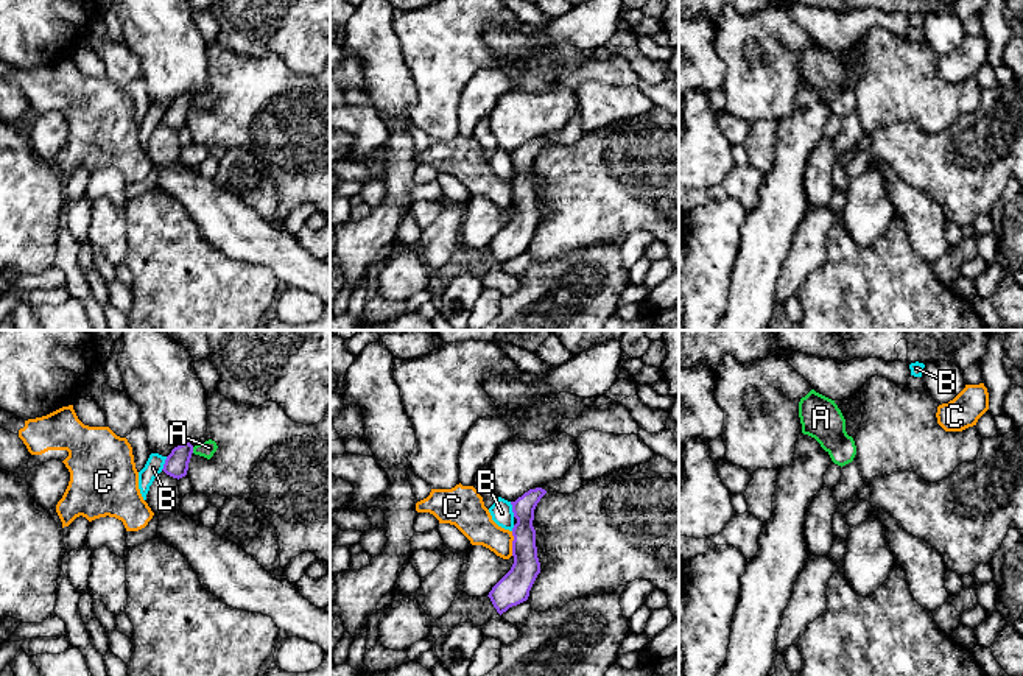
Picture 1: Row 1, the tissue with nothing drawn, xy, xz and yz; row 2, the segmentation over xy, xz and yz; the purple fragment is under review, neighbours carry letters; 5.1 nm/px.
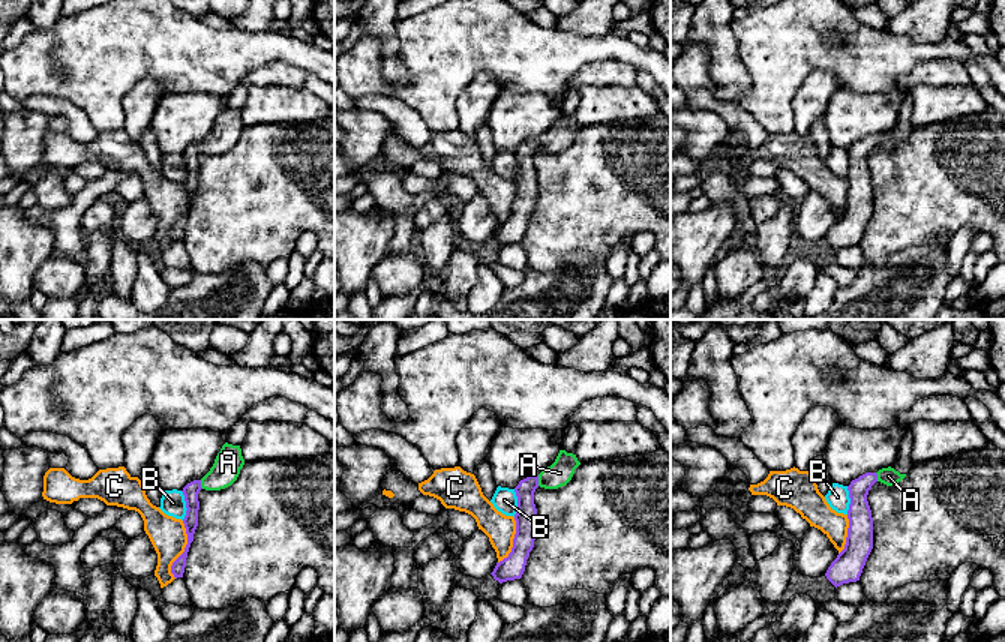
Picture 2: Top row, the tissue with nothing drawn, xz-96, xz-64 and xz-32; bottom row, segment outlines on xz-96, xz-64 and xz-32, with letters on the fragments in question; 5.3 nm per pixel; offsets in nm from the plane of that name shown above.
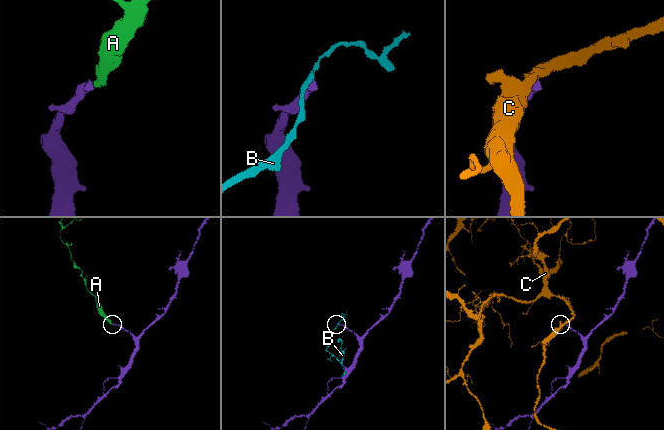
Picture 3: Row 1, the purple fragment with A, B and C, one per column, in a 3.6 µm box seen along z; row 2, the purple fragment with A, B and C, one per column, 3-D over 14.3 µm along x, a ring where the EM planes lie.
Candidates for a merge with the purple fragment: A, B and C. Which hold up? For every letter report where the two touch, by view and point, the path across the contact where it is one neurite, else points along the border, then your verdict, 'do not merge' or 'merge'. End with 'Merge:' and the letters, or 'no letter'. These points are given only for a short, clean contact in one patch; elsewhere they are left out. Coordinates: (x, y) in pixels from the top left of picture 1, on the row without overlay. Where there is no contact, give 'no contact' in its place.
A: meets purple in xy at (192, 102); runs through xy (176, 116), (192, 102), (209, 98); merge
B: meets purple in xz at (513, 161); border along xz (509, 153), (514, 167); do not merge
C: meets purple in xz at (513, 195); border along xz (511, 183), (513, 206); do not merge
Merge: A

